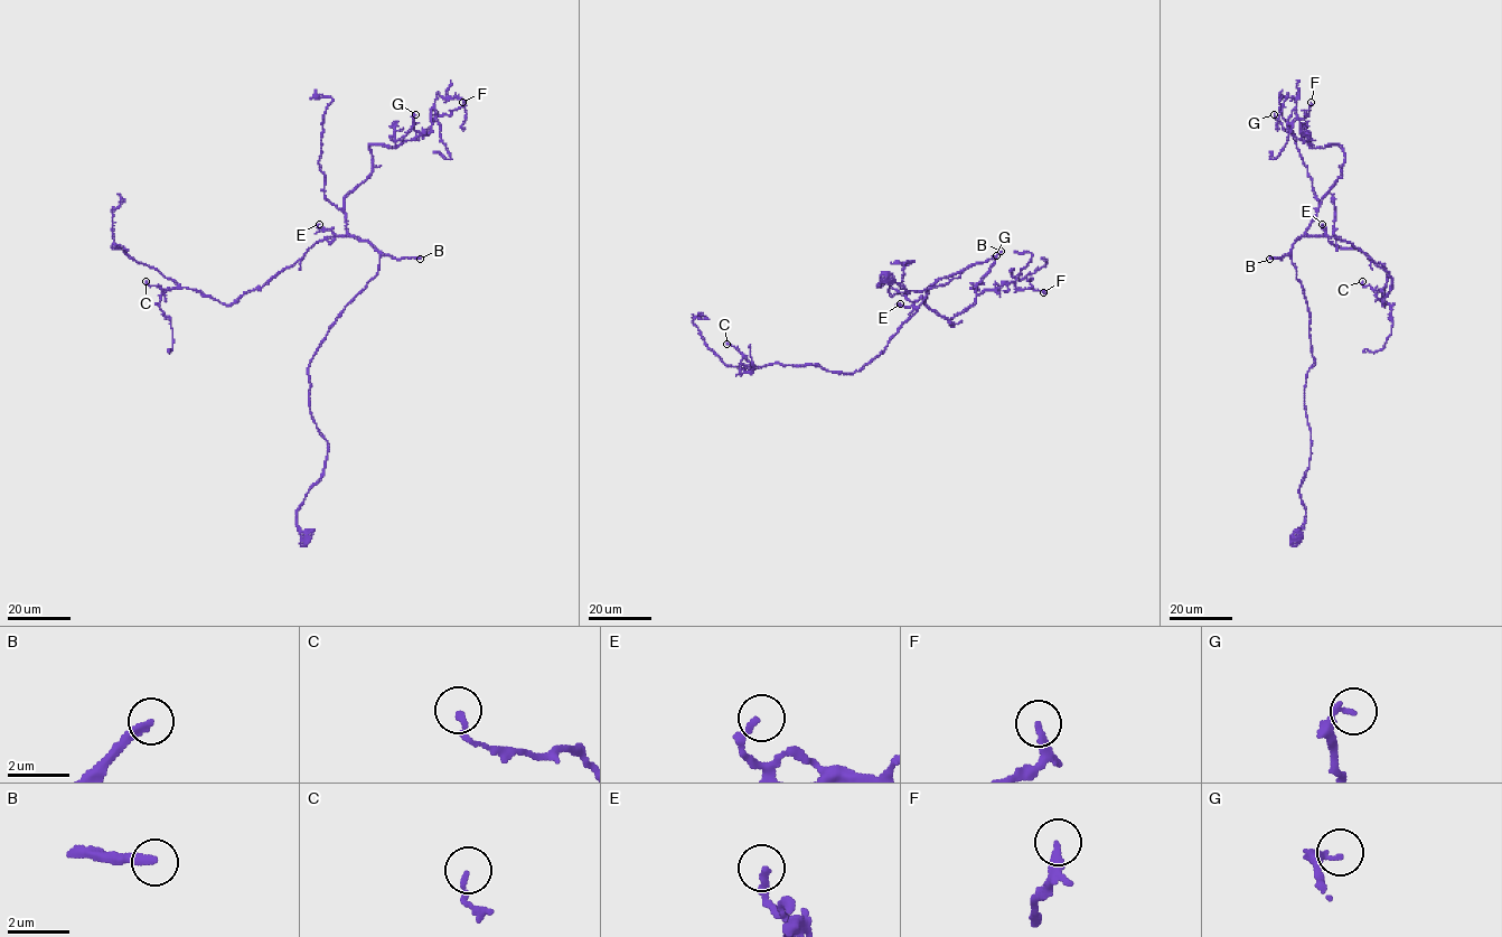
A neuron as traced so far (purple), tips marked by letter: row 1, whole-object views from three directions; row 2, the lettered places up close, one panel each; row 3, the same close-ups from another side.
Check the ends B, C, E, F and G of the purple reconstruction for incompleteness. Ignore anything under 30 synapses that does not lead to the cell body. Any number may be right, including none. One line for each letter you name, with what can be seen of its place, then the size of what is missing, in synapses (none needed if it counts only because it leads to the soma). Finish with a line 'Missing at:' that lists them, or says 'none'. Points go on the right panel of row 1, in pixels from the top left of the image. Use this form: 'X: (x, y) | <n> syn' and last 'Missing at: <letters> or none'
B: (1269, 259) | 80 syn
Missing at: B

